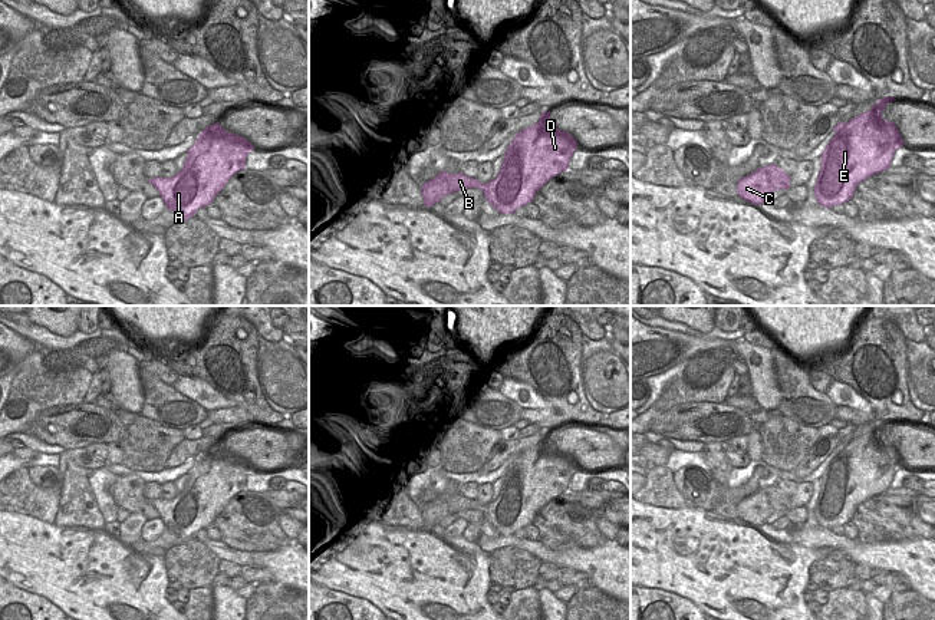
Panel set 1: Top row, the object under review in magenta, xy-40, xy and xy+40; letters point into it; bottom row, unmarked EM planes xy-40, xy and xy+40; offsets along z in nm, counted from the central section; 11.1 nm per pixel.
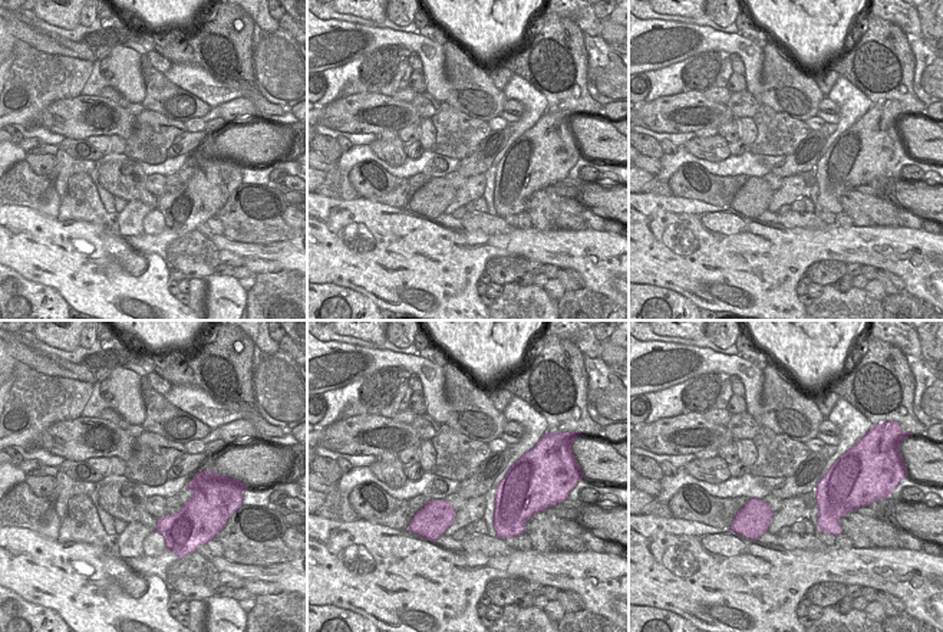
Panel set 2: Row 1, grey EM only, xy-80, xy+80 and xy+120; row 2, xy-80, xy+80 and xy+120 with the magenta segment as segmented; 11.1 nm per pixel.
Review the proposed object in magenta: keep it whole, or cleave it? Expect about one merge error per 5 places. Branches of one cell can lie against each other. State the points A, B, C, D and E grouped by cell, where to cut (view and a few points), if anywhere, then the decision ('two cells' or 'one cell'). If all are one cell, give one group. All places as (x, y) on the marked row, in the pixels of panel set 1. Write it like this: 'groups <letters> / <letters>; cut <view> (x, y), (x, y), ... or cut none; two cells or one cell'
groups A B C D E; cut none; one cell

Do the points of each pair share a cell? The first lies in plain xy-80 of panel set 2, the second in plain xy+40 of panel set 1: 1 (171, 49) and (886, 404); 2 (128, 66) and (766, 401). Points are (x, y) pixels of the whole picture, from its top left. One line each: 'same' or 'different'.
1: same
2: same

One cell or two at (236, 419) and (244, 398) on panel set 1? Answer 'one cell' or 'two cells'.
two cells

